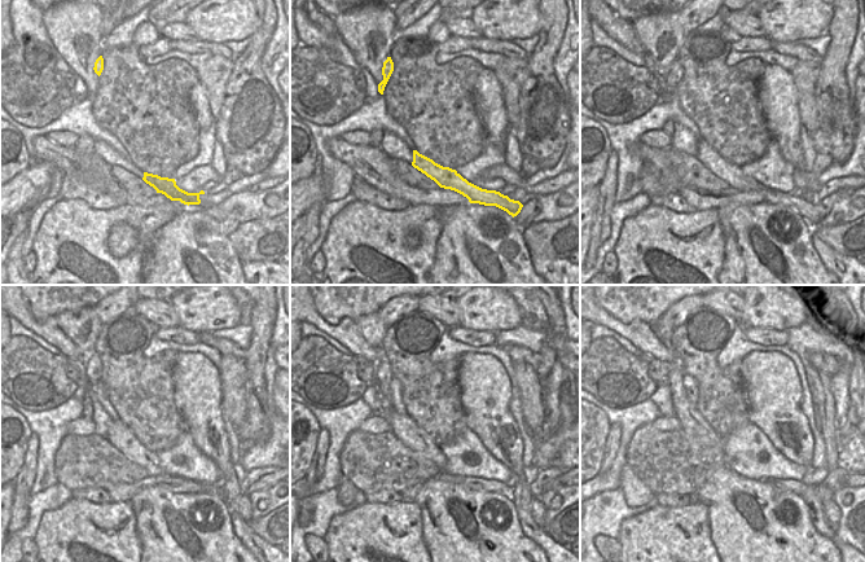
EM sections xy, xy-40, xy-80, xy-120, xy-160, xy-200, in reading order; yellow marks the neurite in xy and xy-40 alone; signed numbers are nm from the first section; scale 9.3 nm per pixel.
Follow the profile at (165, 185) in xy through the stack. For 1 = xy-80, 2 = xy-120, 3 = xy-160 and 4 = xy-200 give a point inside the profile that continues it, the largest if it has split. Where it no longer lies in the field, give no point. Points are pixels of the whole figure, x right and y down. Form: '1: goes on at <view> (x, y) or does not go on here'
1: goes on at xy-80 (730, 174)
2: goes on at xy-120 (121, 437)
3: goes on at xy-160 (404, 427)
4: goes on at xy-200 (692, 421)

